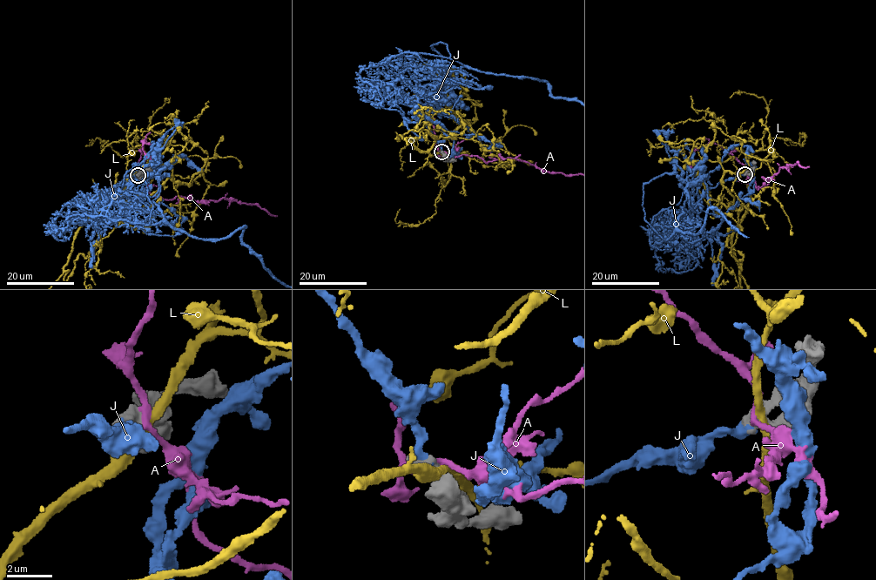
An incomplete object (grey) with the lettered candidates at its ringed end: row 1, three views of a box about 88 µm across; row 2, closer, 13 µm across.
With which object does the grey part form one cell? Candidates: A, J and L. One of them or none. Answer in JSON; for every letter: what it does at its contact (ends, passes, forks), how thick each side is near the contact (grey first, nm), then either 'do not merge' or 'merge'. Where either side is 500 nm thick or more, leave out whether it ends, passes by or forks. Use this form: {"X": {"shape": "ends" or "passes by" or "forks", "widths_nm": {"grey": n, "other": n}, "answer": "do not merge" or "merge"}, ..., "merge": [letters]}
{"A": {"widths_nm": {"grey": 550, "other": 280}, "answer": "do not merge"}, "J": {"widths_nm": {"grey": 550, "other": 440}, "answer": "merge"}, "L": {"widths_nm": {"grey": 650, "other": 360}, "answer": "do not merge"}, "merge": ["J"]}

